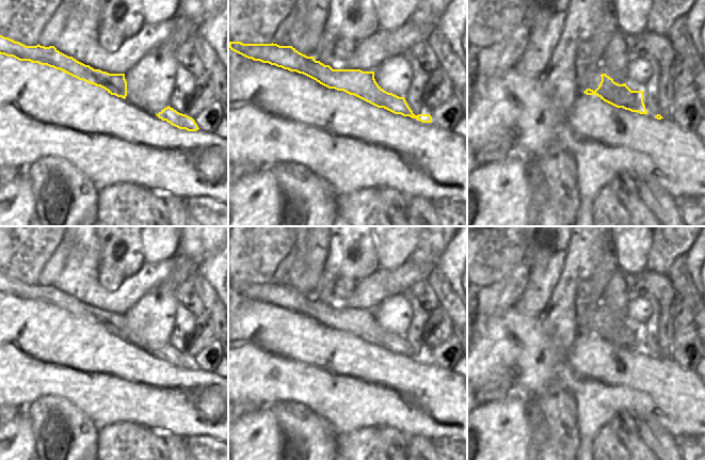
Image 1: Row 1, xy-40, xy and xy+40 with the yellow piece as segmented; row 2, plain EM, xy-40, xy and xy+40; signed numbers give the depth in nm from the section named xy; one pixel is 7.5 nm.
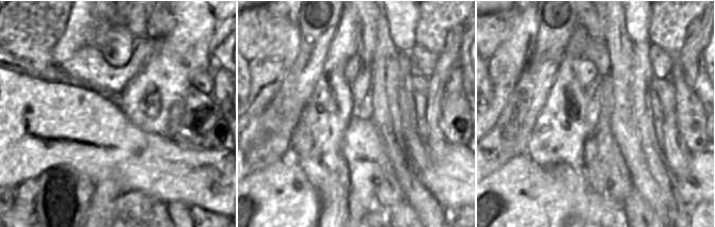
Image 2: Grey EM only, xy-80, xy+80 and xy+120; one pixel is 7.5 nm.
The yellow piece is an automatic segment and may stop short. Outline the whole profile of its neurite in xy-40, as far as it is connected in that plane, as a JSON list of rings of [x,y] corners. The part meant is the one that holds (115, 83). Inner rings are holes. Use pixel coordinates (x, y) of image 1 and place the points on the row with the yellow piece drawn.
[[[0,35],[0,54],[13,57],[19,61],[30,61],[60,69],[79,80],[105,89],[111,95],[126,98],[127,81],[125,74],[109,74],[94,69],[73,57],[60,52],[54,46],[26,46]]]

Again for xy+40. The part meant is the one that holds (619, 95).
[[[602,74],[600,77],[602,81],[595,91],[587,89],[583,93],[597,95],[600,99],[616,108],[647,114],[643,102],[643,91],[631,91],[626,83],[619,84],[606,74]]]

